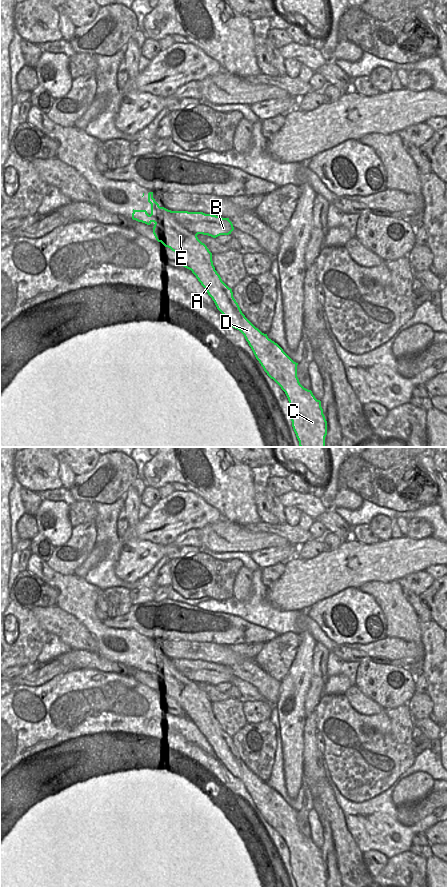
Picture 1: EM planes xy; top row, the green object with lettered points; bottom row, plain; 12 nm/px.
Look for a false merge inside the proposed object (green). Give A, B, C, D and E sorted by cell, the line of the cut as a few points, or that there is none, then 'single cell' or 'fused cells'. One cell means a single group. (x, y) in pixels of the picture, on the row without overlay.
groups A C D E / B; cut xy (170, 659), (170, 663), (173, 666), (184, 676), (196, 683); fused cells

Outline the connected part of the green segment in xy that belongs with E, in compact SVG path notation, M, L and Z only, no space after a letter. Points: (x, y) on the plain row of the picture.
M153 640L148 641L148 650L151 652L151 662L146 658L133 657L132 667L147 673L155 671L153 682L156 688L179 704L178 714L192 719L228 771L244 783L264 819L285 840L297 887L325 887L327 869L321 849L300 832L297 825L298 811L245 765L233 745L232 737L215 718L212 701L197 683L173 667L171 658L160 655L153 646Z

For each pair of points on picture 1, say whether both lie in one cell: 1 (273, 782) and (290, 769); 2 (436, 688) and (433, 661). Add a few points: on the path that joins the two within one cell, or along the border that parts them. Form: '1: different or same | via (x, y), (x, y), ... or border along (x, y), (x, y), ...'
1: different | border along (281, 751), (284, 767), (284, 786), (290, 796)
2: same | via (436, 681), (436, 668)

